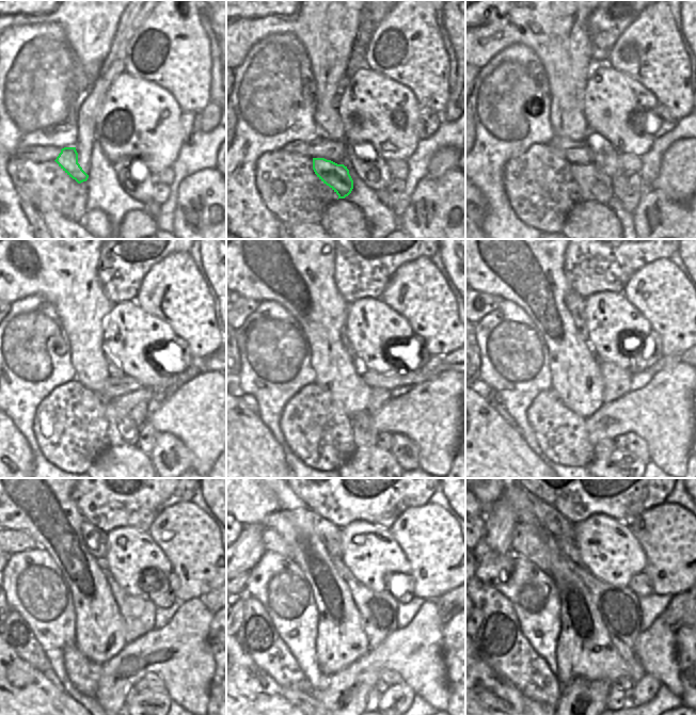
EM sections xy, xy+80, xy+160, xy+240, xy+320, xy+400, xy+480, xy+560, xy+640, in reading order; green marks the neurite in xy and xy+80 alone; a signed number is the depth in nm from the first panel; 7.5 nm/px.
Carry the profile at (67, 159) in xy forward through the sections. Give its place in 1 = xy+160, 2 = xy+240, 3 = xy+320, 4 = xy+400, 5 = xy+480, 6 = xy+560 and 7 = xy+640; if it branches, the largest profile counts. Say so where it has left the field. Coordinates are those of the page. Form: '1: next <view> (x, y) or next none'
1: next xy+160 (596, 186)
2: next xy+240 (122, 429)
3: next xy+320 (364, 432)
4: next xy+400 (603, 447)
5: next xy+480 (131, 693)
6: next xy+560 (374, 695)
7: next xy+640 (616, 695)

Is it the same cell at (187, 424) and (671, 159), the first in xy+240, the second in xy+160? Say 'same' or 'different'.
same

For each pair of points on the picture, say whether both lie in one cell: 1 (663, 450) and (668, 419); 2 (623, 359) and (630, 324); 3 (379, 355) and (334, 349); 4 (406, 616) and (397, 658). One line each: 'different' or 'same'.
1: same
2: same
3: different
4: different

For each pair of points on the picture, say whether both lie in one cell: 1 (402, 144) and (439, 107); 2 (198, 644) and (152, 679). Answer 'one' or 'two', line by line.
1: two
2: two

